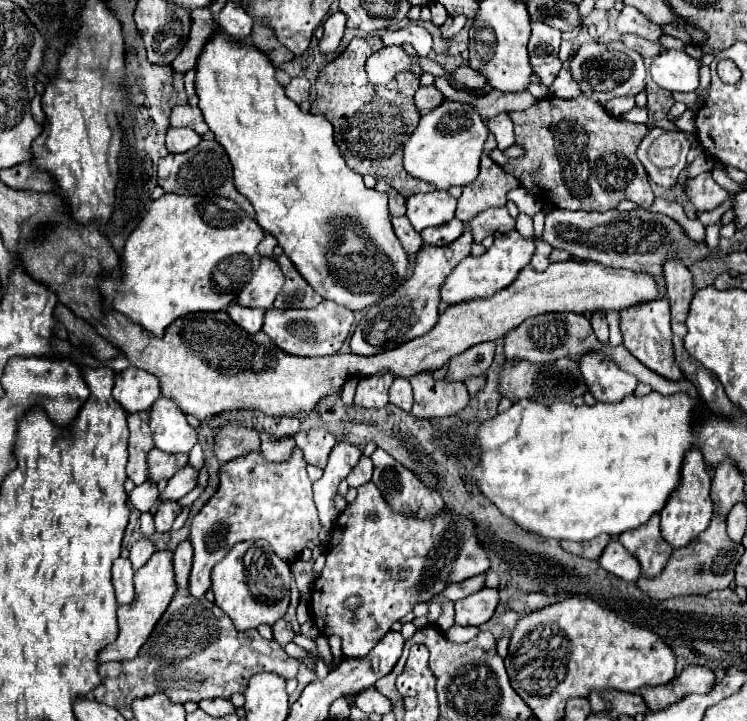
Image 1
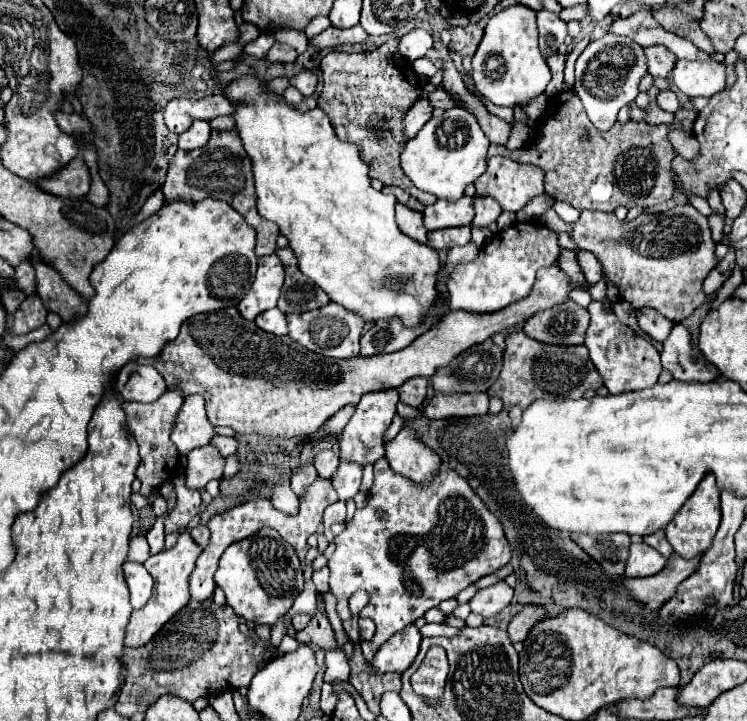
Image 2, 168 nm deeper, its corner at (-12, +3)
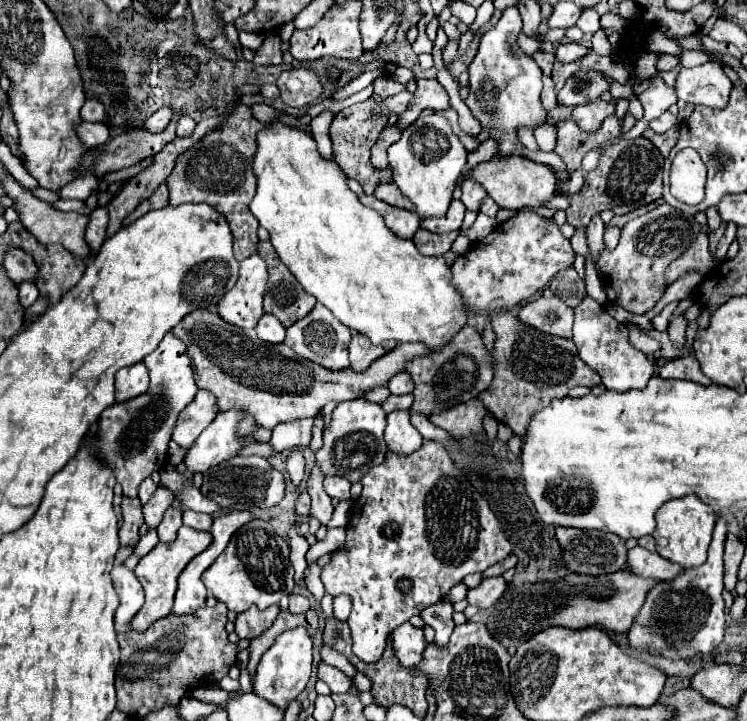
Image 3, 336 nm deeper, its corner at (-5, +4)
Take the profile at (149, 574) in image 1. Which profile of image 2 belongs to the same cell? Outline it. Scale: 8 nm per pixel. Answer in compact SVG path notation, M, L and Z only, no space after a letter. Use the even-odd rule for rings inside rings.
M186 531L186 533L182 533L182 535L178 537L178 541L176 541L176 545L174 545L172 549L162 551L162 553L158 553L158 555L152 555L150 559L146 559L144 567L148 569L148 573L150 573L152 579L154 579L154 593L152 593L150 601L148 601L142 609L132 611L124 647L136 649L136 647L146 645L146 643L162 629L162 625L190 601L188 577L190 577L190 573L194 571L194 565L196 565L196 559L198 559L200 553L202 553L202 549L192 541L192 537L190 537L188 531Z

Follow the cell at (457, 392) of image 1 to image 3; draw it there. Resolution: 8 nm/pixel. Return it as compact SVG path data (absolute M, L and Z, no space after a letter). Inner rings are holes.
M473 398L457 408L449 408L437 416L433 416L433 424L447 430L451 436L465 438L471 434L483 432L483 418L487 416L485 406L479 398Z

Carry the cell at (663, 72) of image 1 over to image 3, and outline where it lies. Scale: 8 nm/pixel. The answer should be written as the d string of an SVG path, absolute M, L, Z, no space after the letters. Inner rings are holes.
M707 62L695 68L681 68L675 84L679 100L709 108L725 108L731 88L731 80L717 62Z

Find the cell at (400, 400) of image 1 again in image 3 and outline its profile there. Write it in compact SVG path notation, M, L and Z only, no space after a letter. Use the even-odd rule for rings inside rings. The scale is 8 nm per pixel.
M399 372L389 380L387 388L391 390L391 394L409 394L413 392L413 380L407 372Z

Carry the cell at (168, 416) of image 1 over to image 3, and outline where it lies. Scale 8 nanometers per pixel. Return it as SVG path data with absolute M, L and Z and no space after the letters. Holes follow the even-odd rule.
M199 390L193 402L177 418L173 440L183 448L191 448L193 442L199 438L199 434L205 430L205 426L209 426L217 414L219 408L215 396L207 390Z

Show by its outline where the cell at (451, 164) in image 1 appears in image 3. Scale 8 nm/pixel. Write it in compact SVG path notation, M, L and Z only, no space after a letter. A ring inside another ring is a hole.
M431 114L419 116L409 128L401 132L401 138L389 146L387 160L393 172L393 182L401 194L413 202L415 212L423 220L429 216L443 216L447 212L455 182L467 166L467 150L451 132L447 118Z

